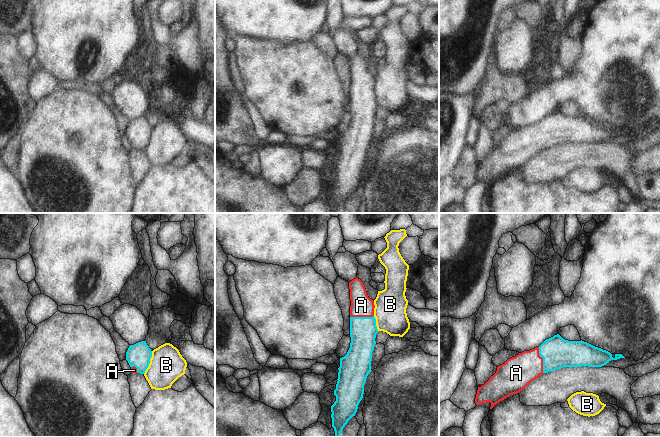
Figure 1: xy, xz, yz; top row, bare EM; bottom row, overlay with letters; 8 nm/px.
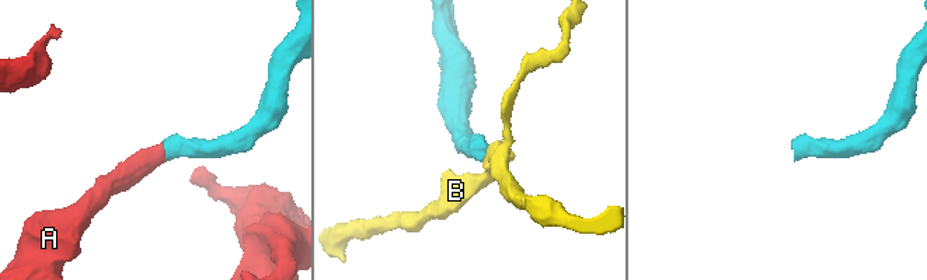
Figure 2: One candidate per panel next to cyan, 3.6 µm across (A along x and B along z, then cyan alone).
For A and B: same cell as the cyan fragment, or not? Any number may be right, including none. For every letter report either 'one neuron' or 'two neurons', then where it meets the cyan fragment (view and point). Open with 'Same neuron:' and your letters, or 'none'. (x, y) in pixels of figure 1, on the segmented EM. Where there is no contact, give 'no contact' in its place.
Same neuron: A
A: one neuron | yz (543, 360)
B: two neurons | xy (149, 362)

